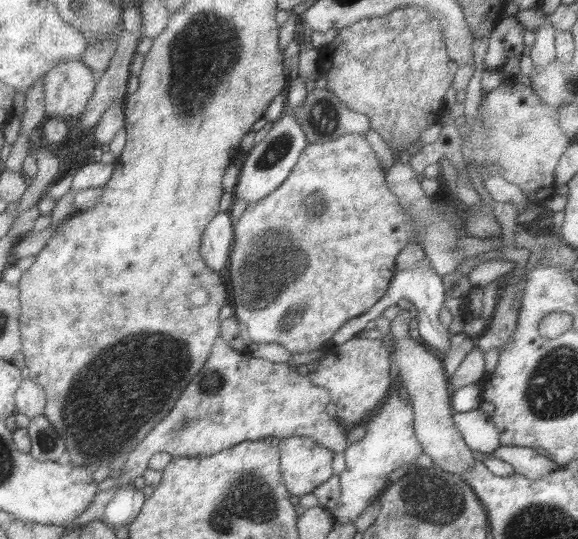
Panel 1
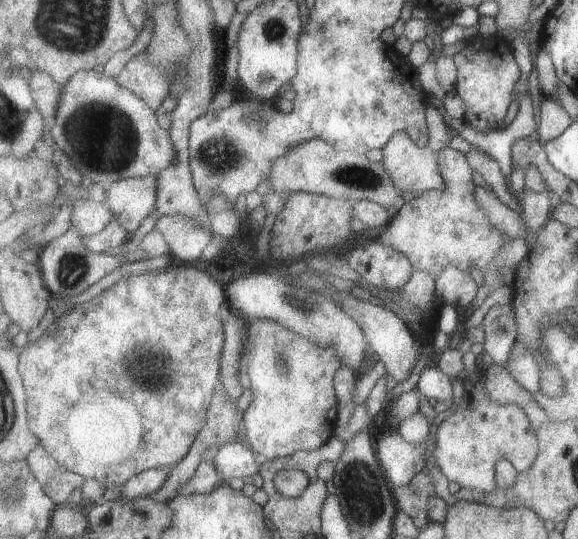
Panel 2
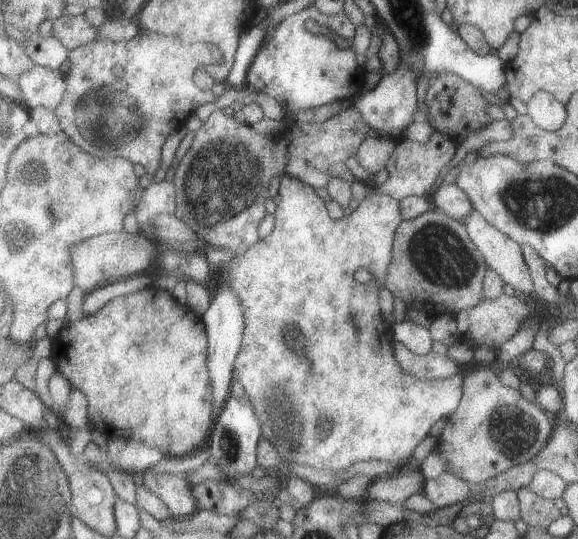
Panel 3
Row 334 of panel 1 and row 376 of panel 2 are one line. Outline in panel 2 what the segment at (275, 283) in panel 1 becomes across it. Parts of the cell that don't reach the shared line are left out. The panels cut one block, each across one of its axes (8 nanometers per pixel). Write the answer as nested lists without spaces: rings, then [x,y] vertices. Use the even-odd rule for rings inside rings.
[[[253,318],[247,320],[247,334],[253,336],[251,350],[247,352],[249,360],[249,378],[253,402],[245,416],[245,436],[253,452],[261,454],[263,460],[287,460],[297,452],[315,452],[325,446],[337,428],[339,418],[339,400],[335,394],[335,372],[343,368],[343,360],[337,356],[335,348],[321,348],[313,340],[293,332],[291,328],[269,320],[269,318]]]

